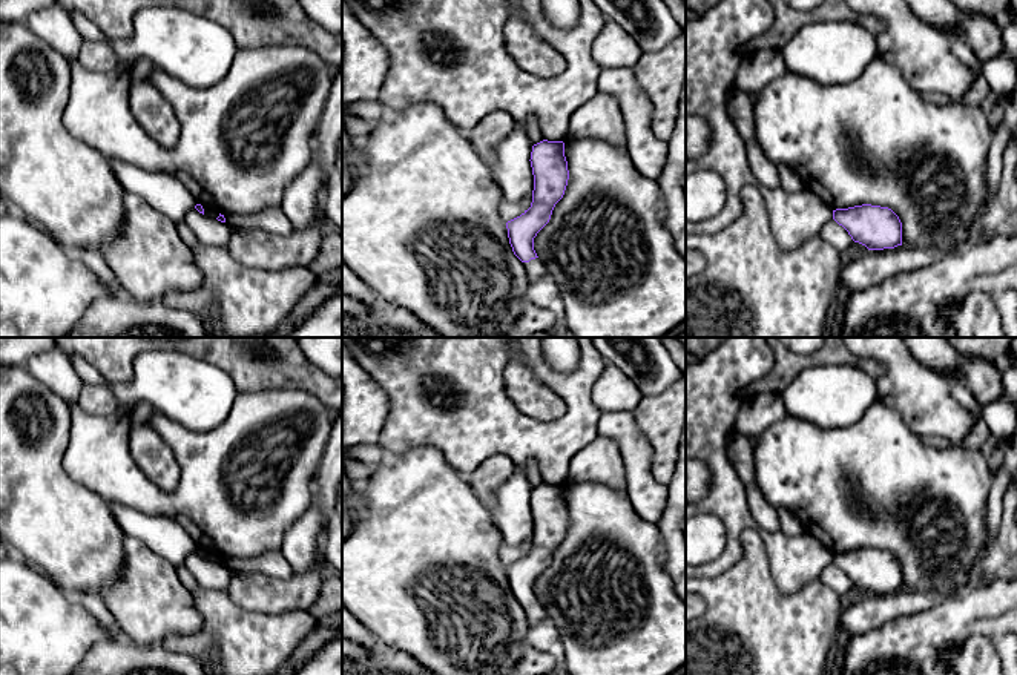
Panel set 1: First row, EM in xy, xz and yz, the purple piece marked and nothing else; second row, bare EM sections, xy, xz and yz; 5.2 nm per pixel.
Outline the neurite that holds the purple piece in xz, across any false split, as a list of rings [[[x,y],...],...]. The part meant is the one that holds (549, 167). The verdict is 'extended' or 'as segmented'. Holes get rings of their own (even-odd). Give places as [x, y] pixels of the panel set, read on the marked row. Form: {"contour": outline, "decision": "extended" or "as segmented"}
{"contour": [[[543,140],[532,146],[532,202],[520,216],[506,222],[509,244],[523,262],[528,282],[546,275],[546,267],[534,250],[534,238],[549,222],[555,204],[563,198],[569,170],[563,141]]], "decision": "extended"}

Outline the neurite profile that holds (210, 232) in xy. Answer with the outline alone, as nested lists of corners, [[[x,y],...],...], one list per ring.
[[[195,207],[186,213],[184,221],[195,233],[199,245],[227,245],[233,232],[227,222],[209,218],[199,213]]]

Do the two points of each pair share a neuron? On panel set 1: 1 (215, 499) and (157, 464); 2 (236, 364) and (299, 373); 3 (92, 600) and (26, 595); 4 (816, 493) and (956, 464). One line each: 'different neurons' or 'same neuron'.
1: different neurons
2: same neuron
3: different neurons
4: same neuron

